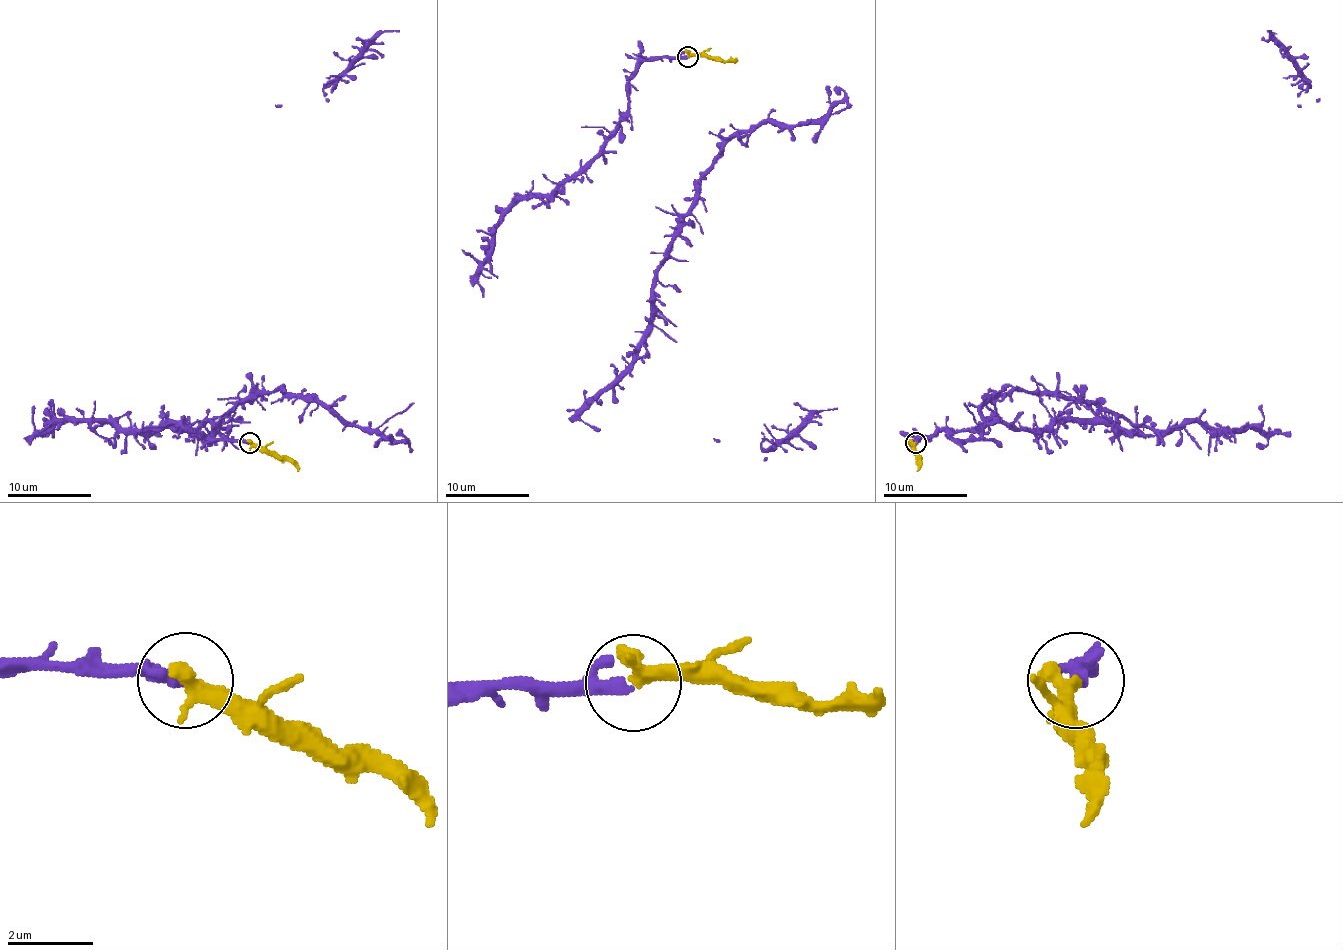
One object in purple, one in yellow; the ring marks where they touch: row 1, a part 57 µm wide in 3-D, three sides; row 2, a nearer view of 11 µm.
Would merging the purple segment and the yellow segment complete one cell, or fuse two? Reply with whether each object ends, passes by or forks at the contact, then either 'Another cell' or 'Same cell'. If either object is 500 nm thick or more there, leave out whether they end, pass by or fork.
At the ring purple passes by. At the ring yellow ends. Same cell

